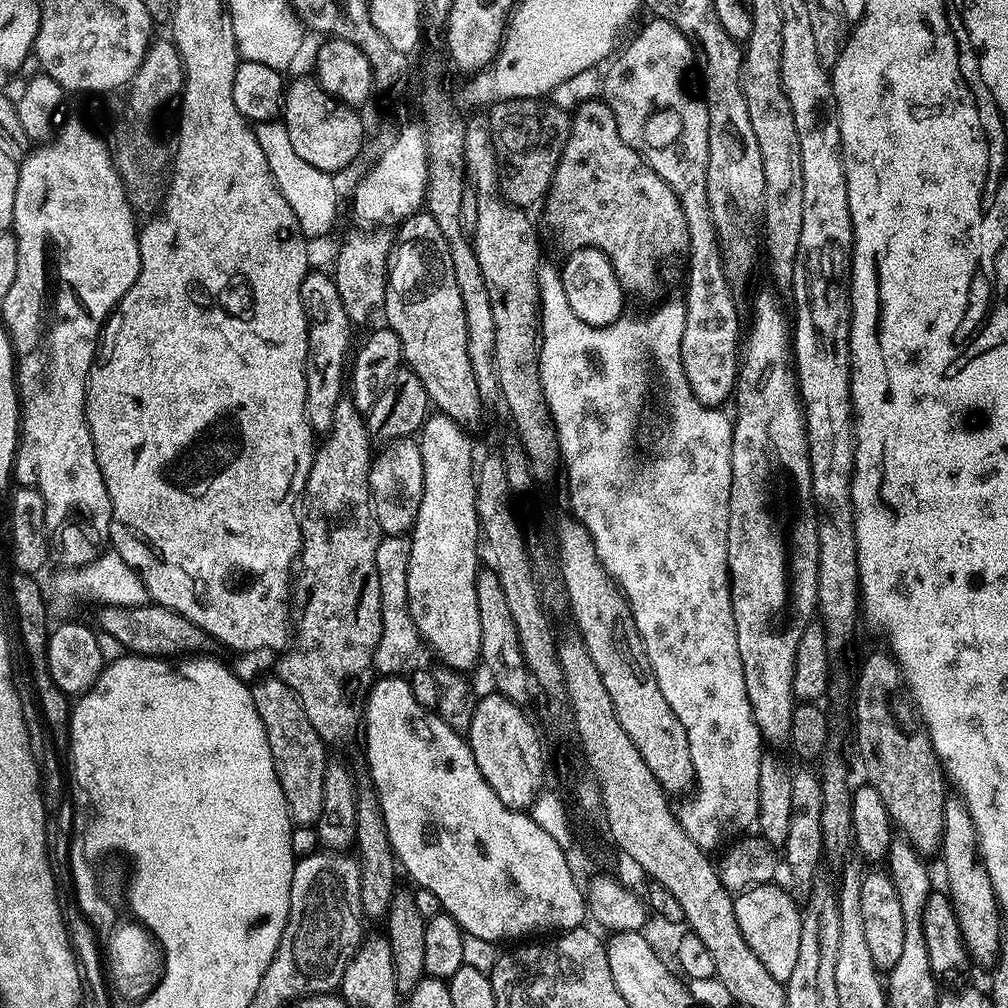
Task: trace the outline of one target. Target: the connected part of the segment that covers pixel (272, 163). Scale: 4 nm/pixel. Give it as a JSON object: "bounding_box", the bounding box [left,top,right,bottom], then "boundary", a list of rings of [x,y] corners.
{"bounding_box":[255,119,340,238],"boundary":[[[279,119],[261,120],[255,125],[258,146],[262,146],[262,154],[266,154],[266,162],[270,166],[270,174],[282,190],[282,198],[290,202],[290,210],[294,210],[294,218],[298,218],[298,226],[306,238],[324,236],[336,224],[336,211],[340,208],[340,196],[336,193],[333,173],[318,170],[318,166],[310,166],[294,151],[290,142],[290,134],[286,134],[286,126]]]}

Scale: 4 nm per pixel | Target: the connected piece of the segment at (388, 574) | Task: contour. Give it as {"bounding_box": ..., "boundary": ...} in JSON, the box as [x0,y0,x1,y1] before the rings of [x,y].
{"bounding_box":[372,535,422,677],"boundary":[[[407,535],[384,536],[378,546],[378,594],[380,595],[380,609],[382,610],[382,634],[378,638],[378,646],[374,650],[372,667],[381,677],[398,676],[404,667],[416,656],[416,651],[422,648],[420,631],[414,626],[414,618],[408,609],[408,571],[410,570],[411,539]]]}

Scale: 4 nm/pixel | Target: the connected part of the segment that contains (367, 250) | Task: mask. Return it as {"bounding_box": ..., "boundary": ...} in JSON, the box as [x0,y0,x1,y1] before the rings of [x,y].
{"bounding_box":[334,230,394,326],"boundary":[[[368,230],[372,232],[352,232],[340,244],[340,253],[336,256],[336,272],[334,279],[338,286],[338,294],[342,298],[342,306],[346,306],[346,314],[353,325],[360,326],[372,316],[372,311],[379,309],[384,302],[384,291],[388,285],[390,257],[394,252],[394,236],[388,230]]]}

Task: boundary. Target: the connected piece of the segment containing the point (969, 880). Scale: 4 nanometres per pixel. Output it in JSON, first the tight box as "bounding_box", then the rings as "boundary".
{"bounding_box":[938,795,1005,965],"boundary":[[[949,795],[944,803],[944,838],[938,853],[944,863],[944,880],[948,883],[946,895],[954,906],[958,918],[958,930],[962,930],[964,945],[969,957],[980,964],[995,965],[1000,958],[1000,948],[1005,939],[1000,929],[1002,913],[996,900],[996,891],[990,882],[984,860],[980,856],[980,843],[974,830],[974,822],[959,795]]]}

